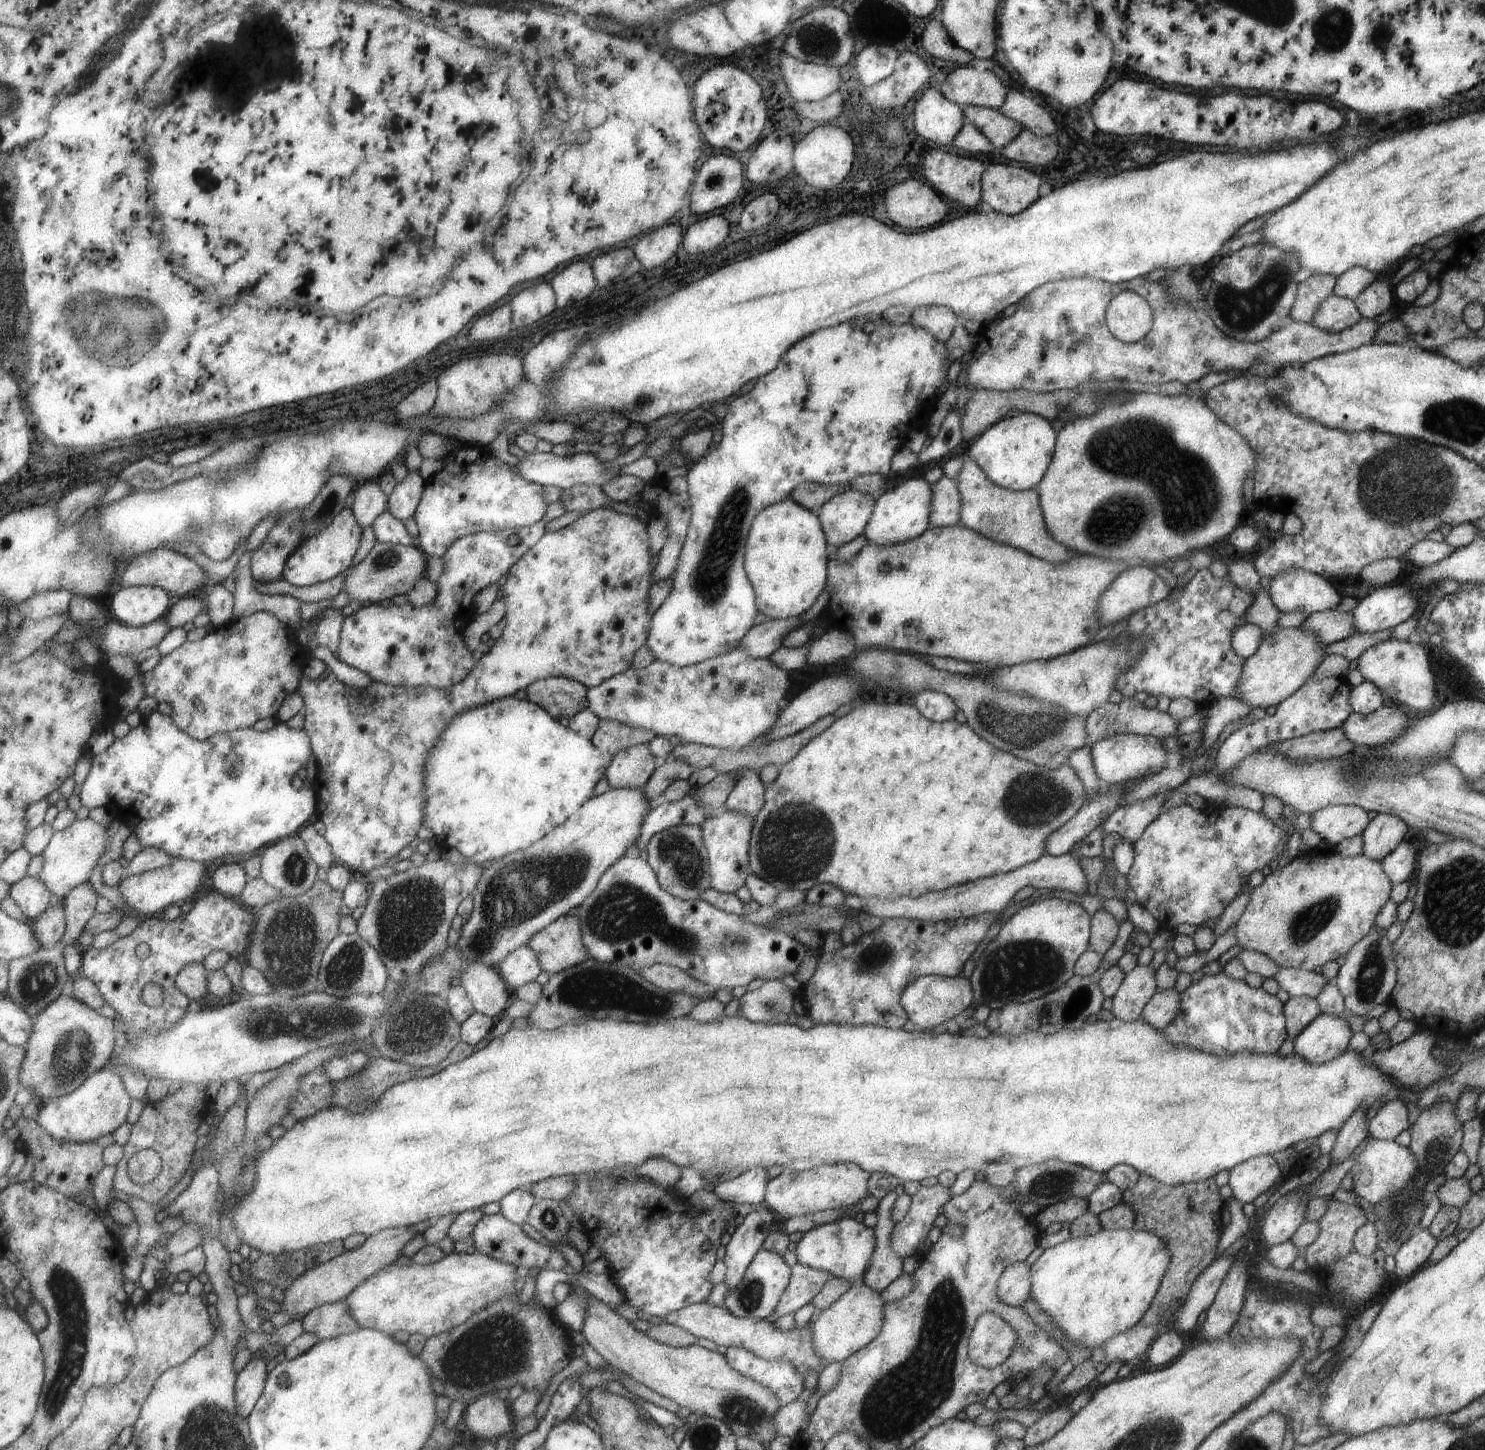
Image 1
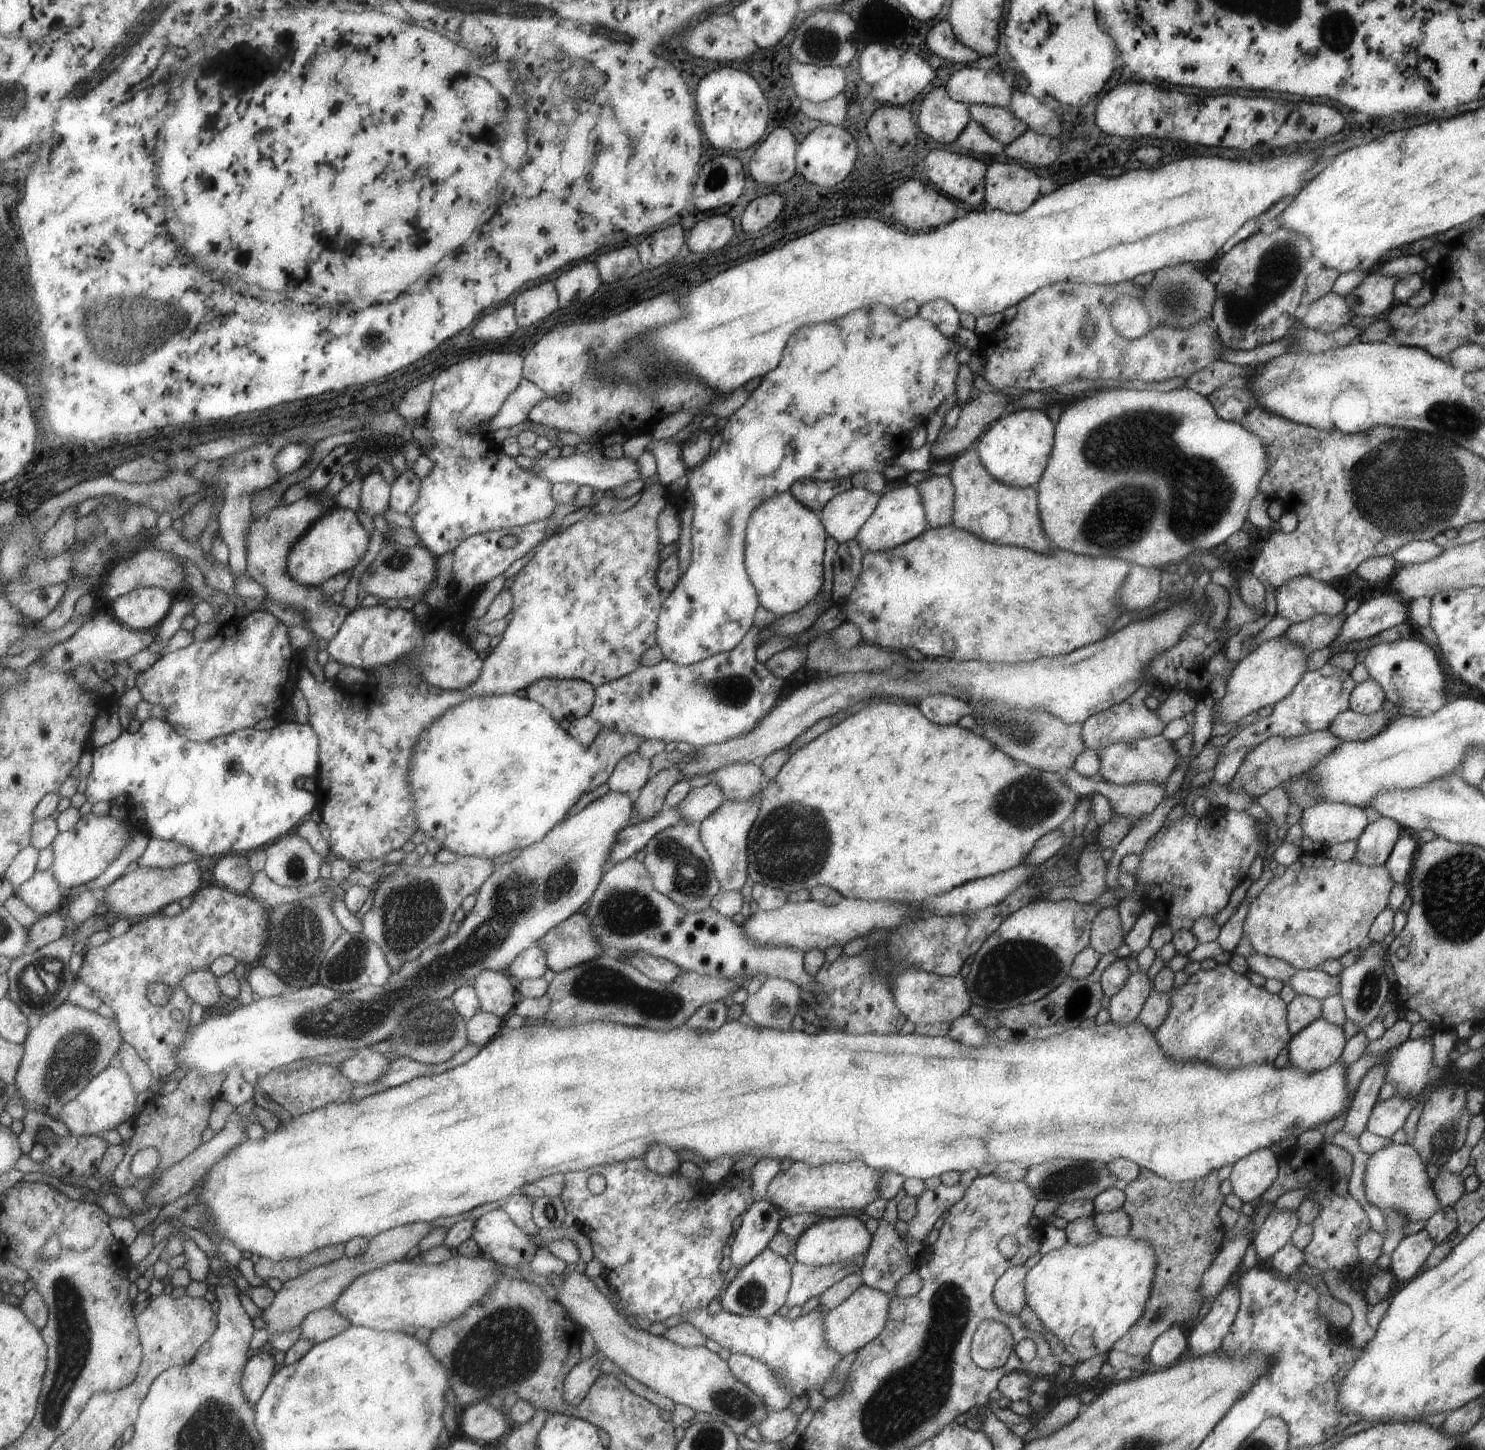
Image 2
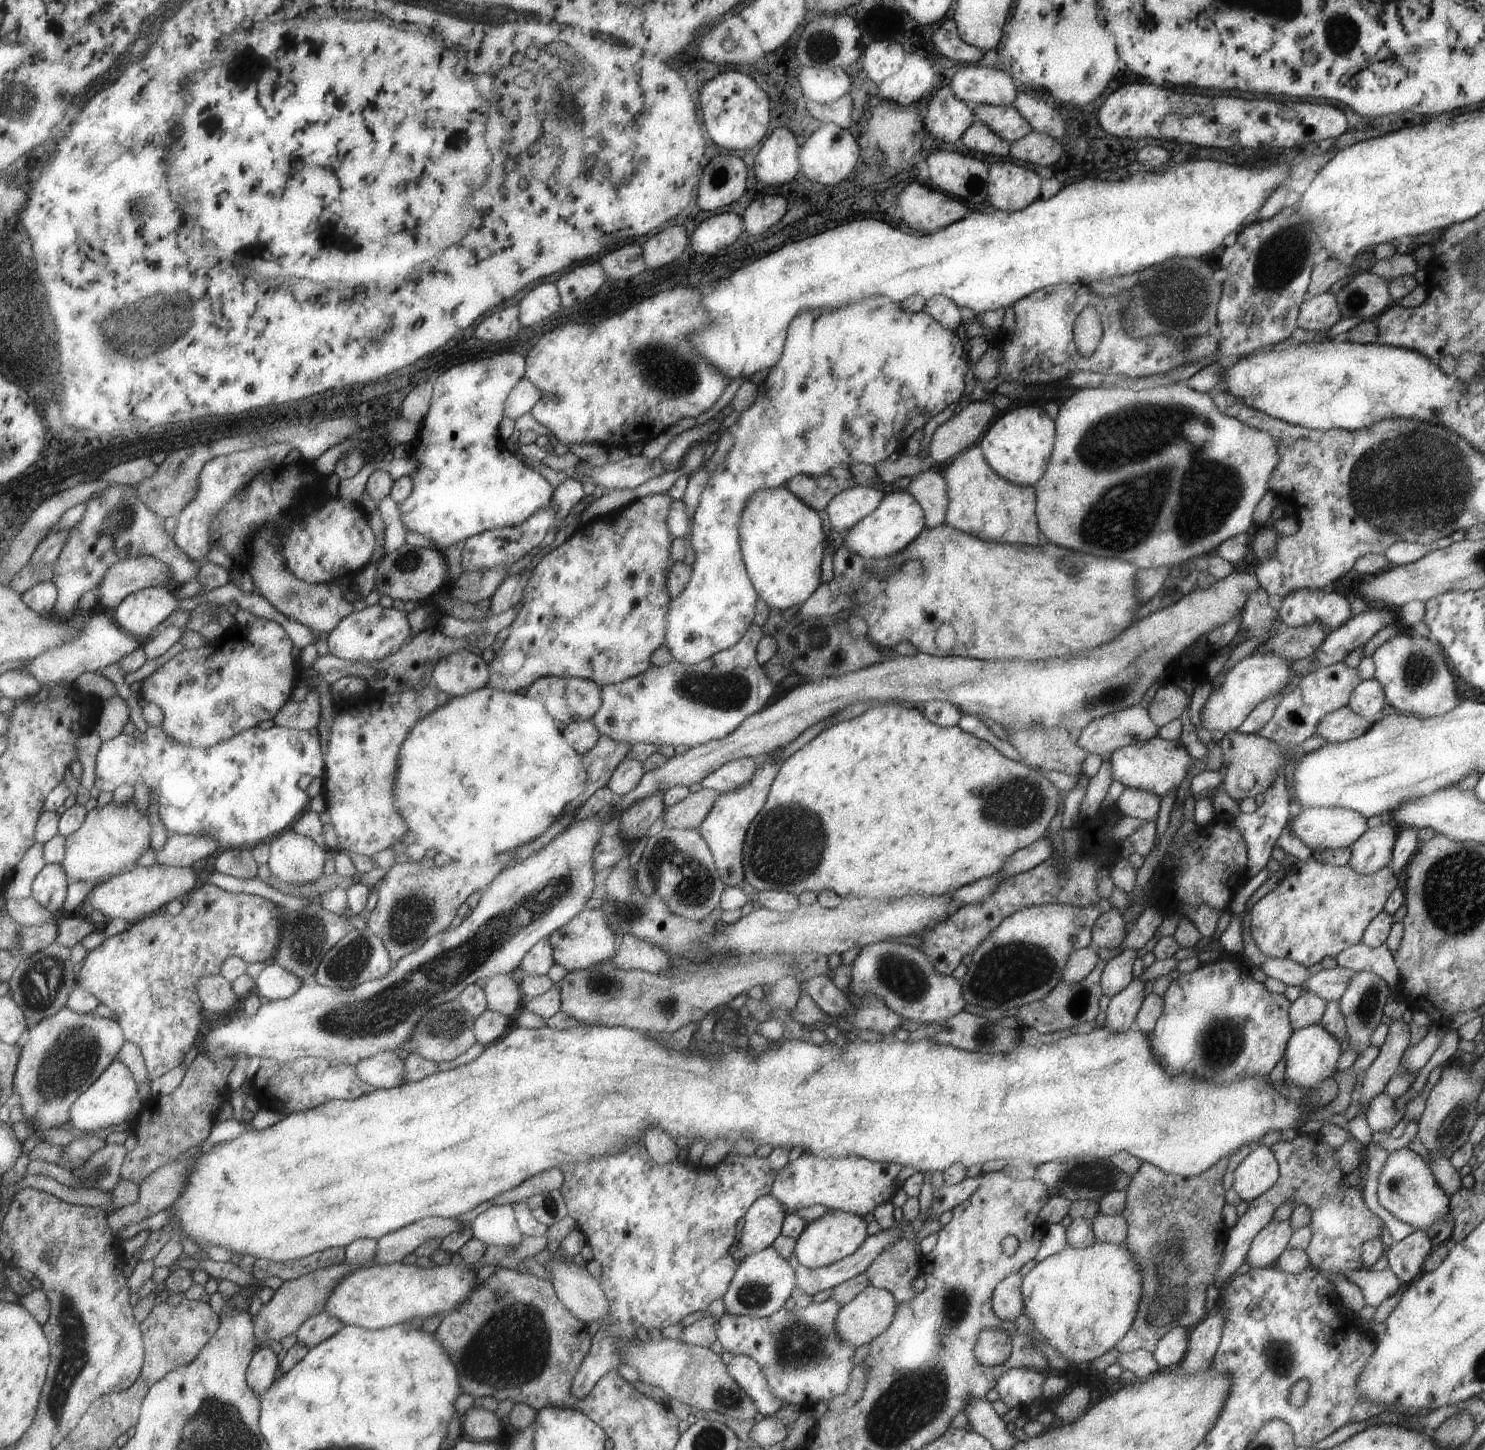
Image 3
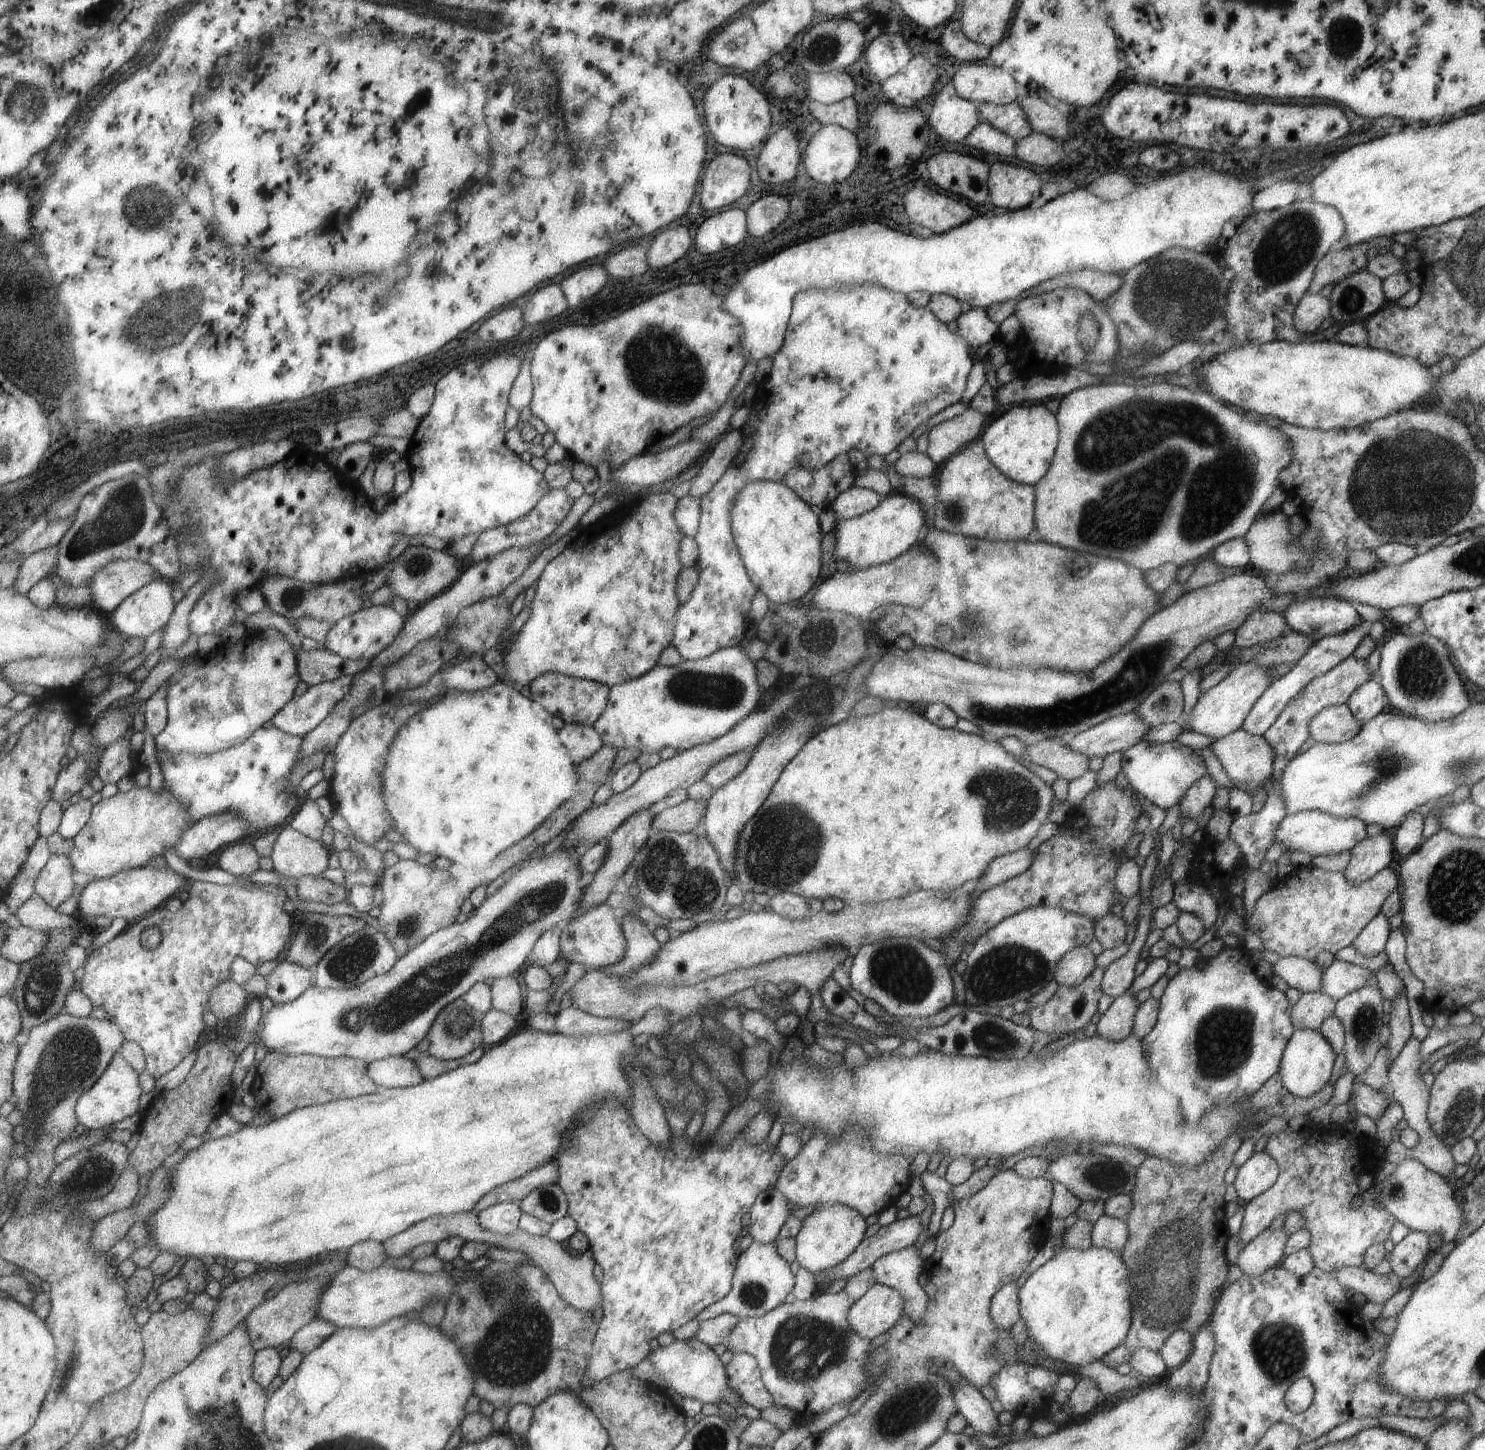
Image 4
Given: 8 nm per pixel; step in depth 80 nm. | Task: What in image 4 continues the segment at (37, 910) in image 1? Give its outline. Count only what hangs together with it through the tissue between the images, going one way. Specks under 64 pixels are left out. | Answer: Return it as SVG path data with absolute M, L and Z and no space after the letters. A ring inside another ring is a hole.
M69 854L52 855L36 880L36 893L57 908L75 892L74 872L76 870Z

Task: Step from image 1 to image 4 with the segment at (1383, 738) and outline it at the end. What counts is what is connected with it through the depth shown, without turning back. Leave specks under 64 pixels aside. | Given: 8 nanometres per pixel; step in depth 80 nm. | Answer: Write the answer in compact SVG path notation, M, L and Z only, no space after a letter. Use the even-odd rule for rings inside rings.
M1346 703L1331 705L1307 721L1308 736L1317 743L1342 743L1355 736L1361 724Z

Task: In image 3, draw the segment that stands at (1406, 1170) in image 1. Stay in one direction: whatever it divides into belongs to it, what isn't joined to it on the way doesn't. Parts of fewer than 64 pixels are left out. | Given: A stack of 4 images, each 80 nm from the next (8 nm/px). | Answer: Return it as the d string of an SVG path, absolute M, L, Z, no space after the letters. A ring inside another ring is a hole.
M1408 1147L1387 1152L1377 1182L1376 1196L1378 1204L1386 1210L1385 1214L1393 1215L1416 1229L1426 1230L1450 1214L1450 1196L1438 1185L1428 1164Z

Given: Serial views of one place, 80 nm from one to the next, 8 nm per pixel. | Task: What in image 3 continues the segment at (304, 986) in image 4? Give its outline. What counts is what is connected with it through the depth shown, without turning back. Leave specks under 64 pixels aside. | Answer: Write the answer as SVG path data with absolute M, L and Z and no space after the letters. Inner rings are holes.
M271 962L265 970L256 977L258 984L257 994L265 996L271 1001L288 999L300 991L305 985L304 980L286 966Z

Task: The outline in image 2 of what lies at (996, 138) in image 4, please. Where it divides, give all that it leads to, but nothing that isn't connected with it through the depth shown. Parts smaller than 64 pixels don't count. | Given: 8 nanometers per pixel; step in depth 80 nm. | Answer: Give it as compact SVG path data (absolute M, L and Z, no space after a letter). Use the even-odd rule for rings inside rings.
M971 119L955 140L961 148L969 153L987 156L1003 154L1004 144L993 138L980 124Z

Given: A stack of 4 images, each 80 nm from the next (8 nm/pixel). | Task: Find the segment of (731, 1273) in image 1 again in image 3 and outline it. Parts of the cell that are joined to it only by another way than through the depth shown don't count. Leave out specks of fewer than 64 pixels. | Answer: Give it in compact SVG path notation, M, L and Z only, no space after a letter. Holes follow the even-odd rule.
M771 1193L756 1198L743 1216L744 1227L736 1242L737 1250L732 1253L733 1258L740 1260L771 1245L780 1234L786 1213L787 1210Z

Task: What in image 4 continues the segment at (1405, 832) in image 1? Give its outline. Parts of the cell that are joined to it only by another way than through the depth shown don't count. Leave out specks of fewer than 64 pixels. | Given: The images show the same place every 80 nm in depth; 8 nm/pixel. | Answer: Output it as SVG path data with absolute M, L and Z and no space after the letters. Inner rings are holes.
M1382 830L1378 836L1365 837L1350 850L1350 859L1342 875L1351 885L1361 884L1392 862L1393 851L1391 833Z

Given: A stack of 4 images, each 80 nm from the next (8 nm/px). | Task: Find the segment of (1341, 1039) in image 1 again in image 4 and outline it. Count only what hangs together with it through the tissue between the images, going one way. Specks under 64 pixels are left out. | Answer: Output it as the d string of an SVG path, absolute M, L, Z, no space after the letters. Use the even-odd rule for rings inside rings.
M1294 1029L1283 1049L1279 1064L1278 1075L1283 1088L1294 1097L1306 1099L1318 1093L1327 1084L1335 1054L1329 1043L1324 1040L1321 1033L1311 1029Z

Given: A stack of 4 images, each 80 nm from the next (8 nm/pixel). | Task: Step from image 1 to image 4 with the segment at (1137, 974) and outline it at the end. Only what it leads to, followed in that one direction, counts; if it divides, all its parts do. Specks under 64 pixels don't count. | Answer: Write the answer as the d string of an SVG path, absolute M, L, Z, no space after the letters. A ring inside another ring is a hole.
M1125 992L1115 997L1110 1006L1099 1017L1095 1035L1117 1042L1132 1034L1132 1020L1138 1007L1135 995Z

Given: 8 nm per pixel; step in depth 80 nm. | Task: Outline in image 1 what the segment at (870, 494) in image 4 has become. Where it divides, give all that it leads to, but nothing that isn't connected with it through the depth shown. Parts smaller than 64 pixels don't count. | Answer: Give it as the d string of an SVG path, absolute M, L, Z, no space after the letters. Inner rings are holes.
M851 489L834 494L824 502L817 517L828 544L836 549L861 535L874 502L869 493Z

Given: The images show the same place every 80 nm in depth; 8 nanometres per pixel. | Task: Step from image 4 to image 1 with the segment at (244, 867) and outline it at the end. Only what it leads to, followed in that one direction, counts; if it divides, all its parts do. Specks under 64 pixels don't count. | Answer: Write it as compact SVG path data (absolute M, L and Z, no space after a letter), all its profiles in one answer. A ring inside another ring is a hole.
M238 859L223 861L212 879L215 890L231 897L239 896L250 882L243 864Z

